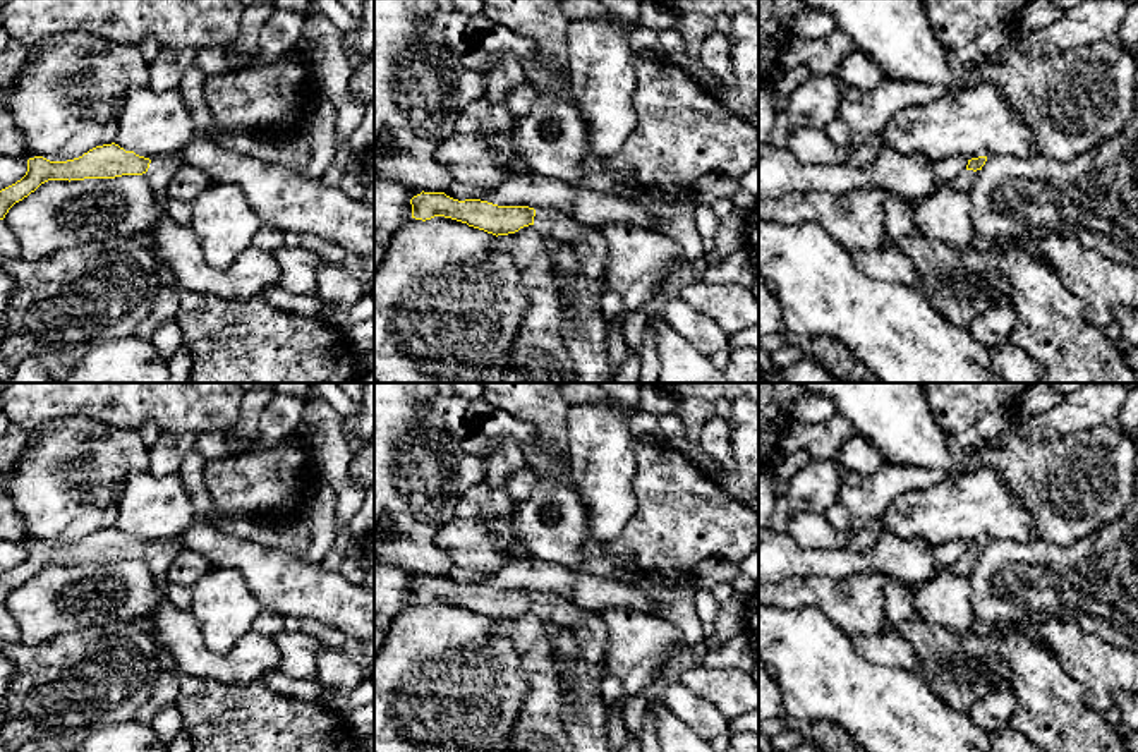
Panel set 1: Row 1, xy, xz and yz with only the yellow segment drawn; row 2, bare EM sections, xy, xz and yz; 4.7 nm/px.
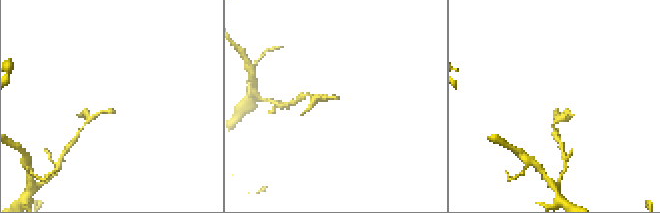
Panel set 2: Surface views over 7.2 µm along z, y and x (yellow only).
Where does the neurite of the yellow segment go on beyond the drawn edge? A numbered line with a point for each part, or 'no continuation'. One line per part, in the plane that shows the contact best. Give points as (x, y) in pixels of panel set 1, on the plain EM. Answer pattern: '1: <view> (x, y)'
1: xy (162, 551)

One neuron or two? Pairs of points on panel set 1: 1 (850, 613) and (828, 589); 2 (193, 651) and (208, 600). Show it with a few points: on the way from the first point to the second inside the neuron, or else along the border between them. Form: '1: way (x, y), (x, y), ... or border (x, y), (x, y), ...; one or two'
1: way (847, 608), (833, 594); one
2: border (189, 612), (215, 653), (225, 654), (239, 641); two

